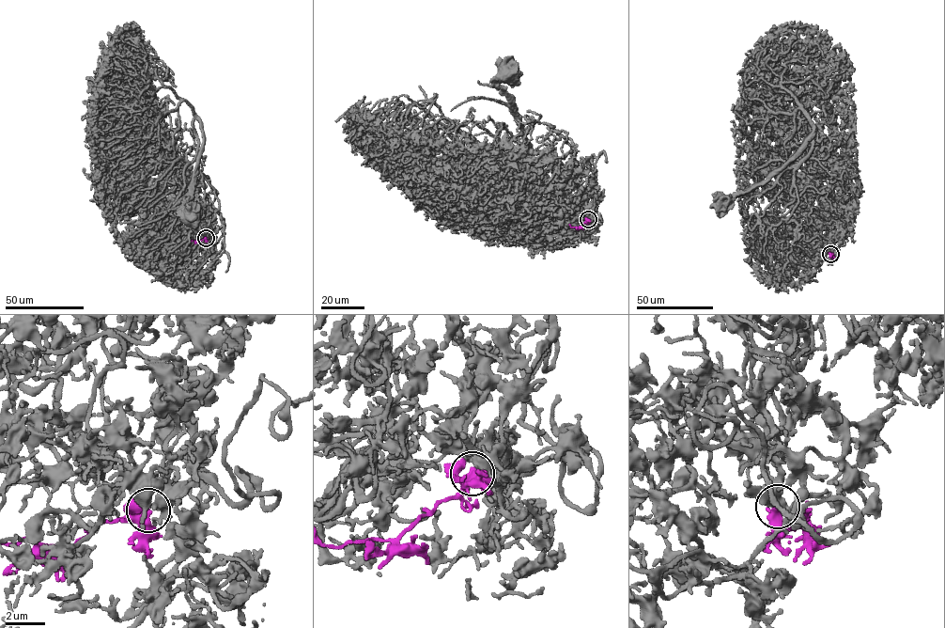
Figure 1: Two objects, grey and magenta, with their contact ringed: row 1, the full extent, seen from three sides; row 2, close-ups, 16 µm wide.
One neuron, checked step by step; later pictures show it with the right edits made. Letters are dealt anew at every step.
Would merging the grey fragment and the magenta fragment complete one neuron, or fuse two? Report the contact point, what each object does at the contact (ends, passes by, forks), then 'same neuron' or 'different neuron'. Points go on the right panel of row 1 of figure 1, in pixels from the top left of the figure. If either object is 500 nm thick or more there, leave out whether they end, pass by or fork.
(830, 254) | grey passes by | magenta forks | same neuron

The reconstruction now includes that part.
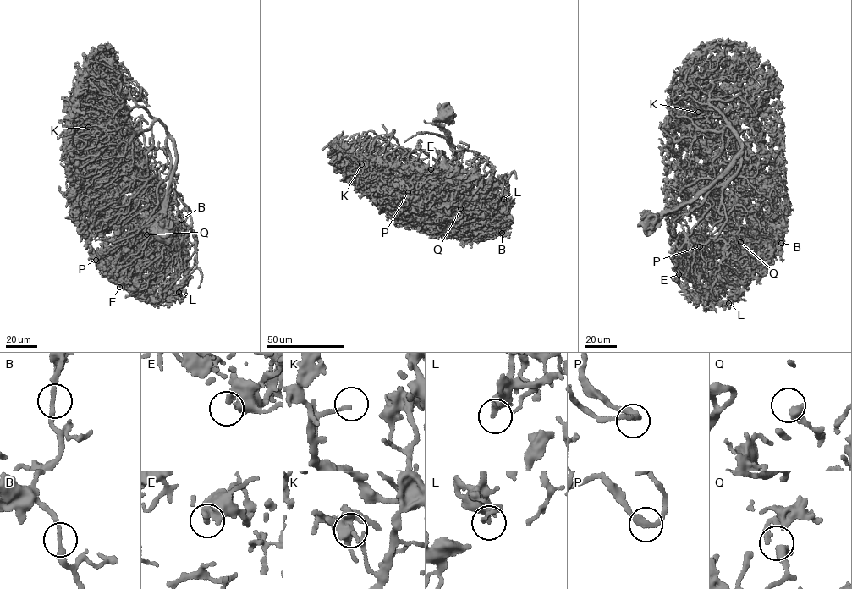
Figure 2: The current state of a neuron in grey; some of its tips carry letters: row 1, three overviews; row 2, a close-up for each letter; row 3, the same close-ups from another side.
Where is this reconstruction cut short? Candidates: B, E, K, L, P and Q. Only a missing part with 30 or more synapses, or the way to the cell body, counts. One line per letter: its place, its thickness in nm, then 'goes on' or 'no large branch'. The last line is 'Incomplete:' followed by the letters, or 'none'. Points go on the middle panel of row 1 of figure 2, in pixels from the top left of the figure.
B: (502, 233) | 190 nm | no large branch
E: (431, 169) | 400 nm | no large branch
K: (361, 164) | 100 nm | no large branch
L: (503, 199) | 400 nm | no large branch
P: (408, 192) | 240 nm | no large branch
Q: (460, 208) | 440 nm | no large branch
Incomplete: none

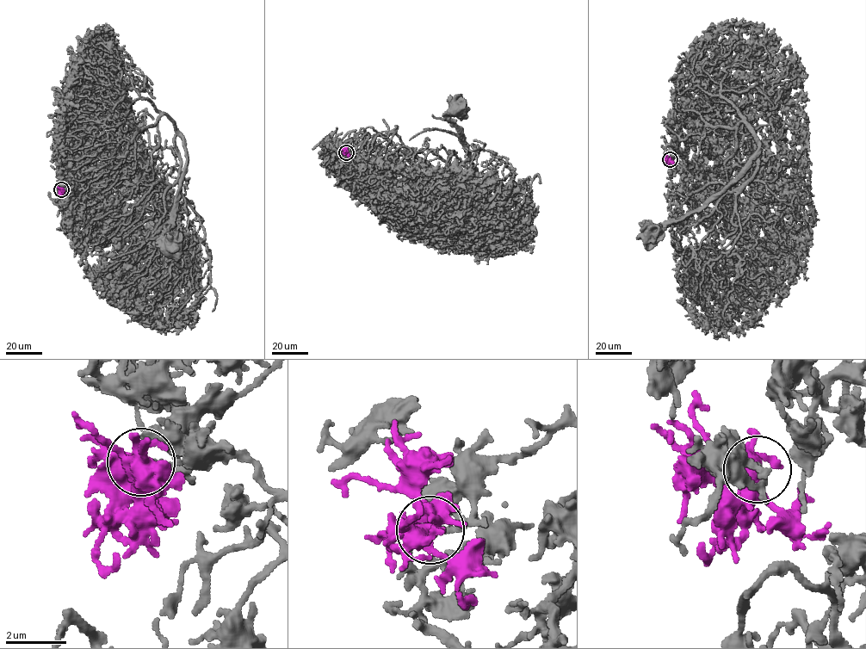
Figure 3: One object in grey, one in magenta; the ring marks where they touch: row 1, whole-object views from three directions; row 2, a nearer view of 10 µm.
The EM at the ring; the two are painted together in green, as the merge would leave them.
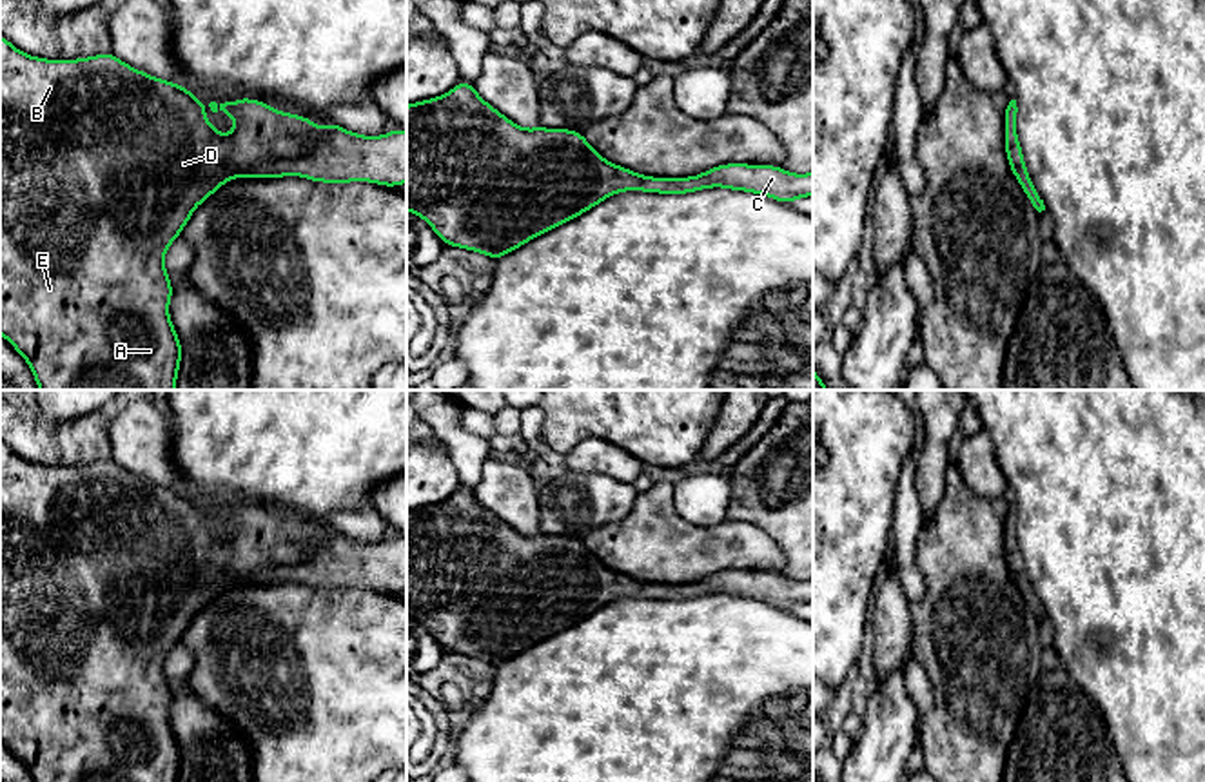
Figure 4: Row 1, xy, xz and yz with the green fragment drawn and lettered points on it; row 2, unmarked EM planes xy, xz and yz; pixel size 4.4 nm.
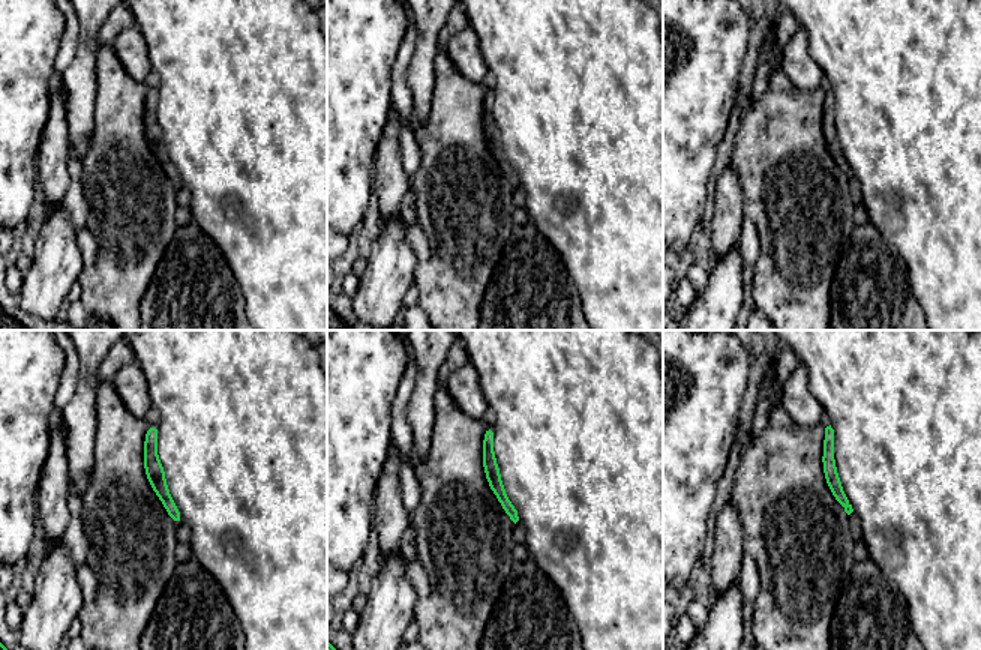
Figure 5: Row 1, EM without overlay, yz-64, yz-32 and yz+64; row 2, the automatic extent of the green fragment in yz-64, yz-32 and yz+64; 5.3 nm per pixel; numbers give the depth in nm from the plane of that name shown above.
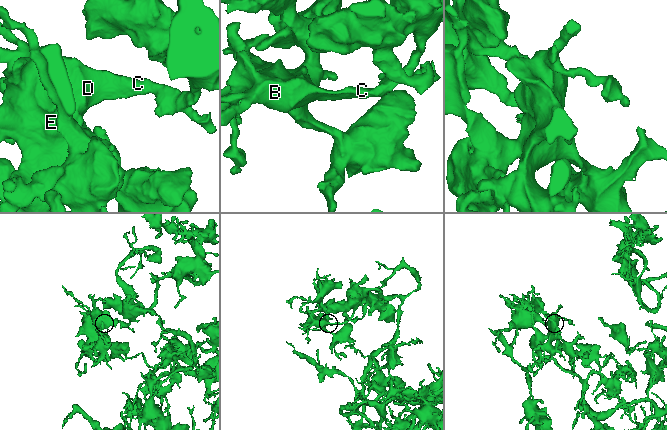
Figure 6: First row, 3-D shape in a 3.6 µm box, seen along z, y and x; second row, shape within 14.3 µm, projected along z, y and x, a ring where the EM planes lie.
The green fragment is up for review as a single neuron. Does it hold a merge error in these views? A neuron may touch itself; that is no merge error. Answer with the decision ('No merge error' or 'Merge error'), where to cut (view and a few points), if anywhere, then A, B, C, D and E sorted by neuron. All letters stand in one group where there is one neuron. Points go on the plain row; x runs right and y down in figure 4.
No merge error. No split. Groups: A B C D E

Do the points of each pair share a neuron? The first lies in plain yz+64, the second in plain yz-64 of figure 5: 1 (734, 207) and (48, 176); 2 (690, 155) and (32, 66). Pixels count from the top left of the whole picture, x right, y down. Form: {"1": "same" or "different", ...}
{"1": "same", "2": "same"}

